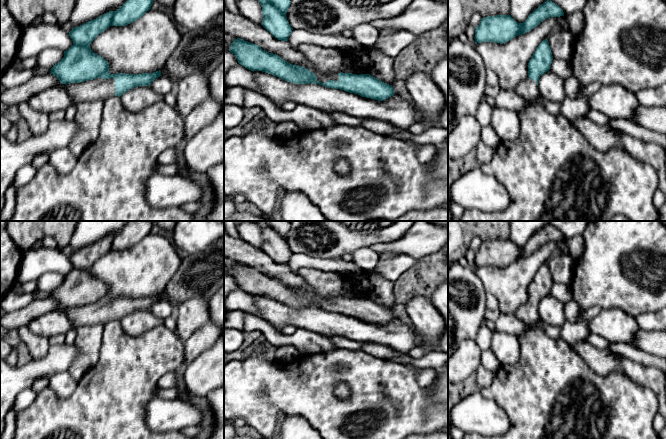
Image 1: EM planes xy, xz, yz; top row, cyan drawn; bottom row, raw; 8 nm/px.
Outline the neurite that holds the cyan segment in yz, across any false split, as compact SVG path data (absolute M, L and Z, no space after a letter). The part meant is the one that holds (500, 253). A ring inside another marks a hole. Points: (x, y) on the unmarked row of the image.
M550 223L535 233L523 247L516 246L509 238L483 241L475 251L475 268L482 266L506 267L525 258L549 241L564 240L564 236Z

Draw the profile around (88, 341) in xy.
M103 324L84 325L76 329L77 335L73 344L79 353L68 369L76 381L80 380L97 363L103 331Z

